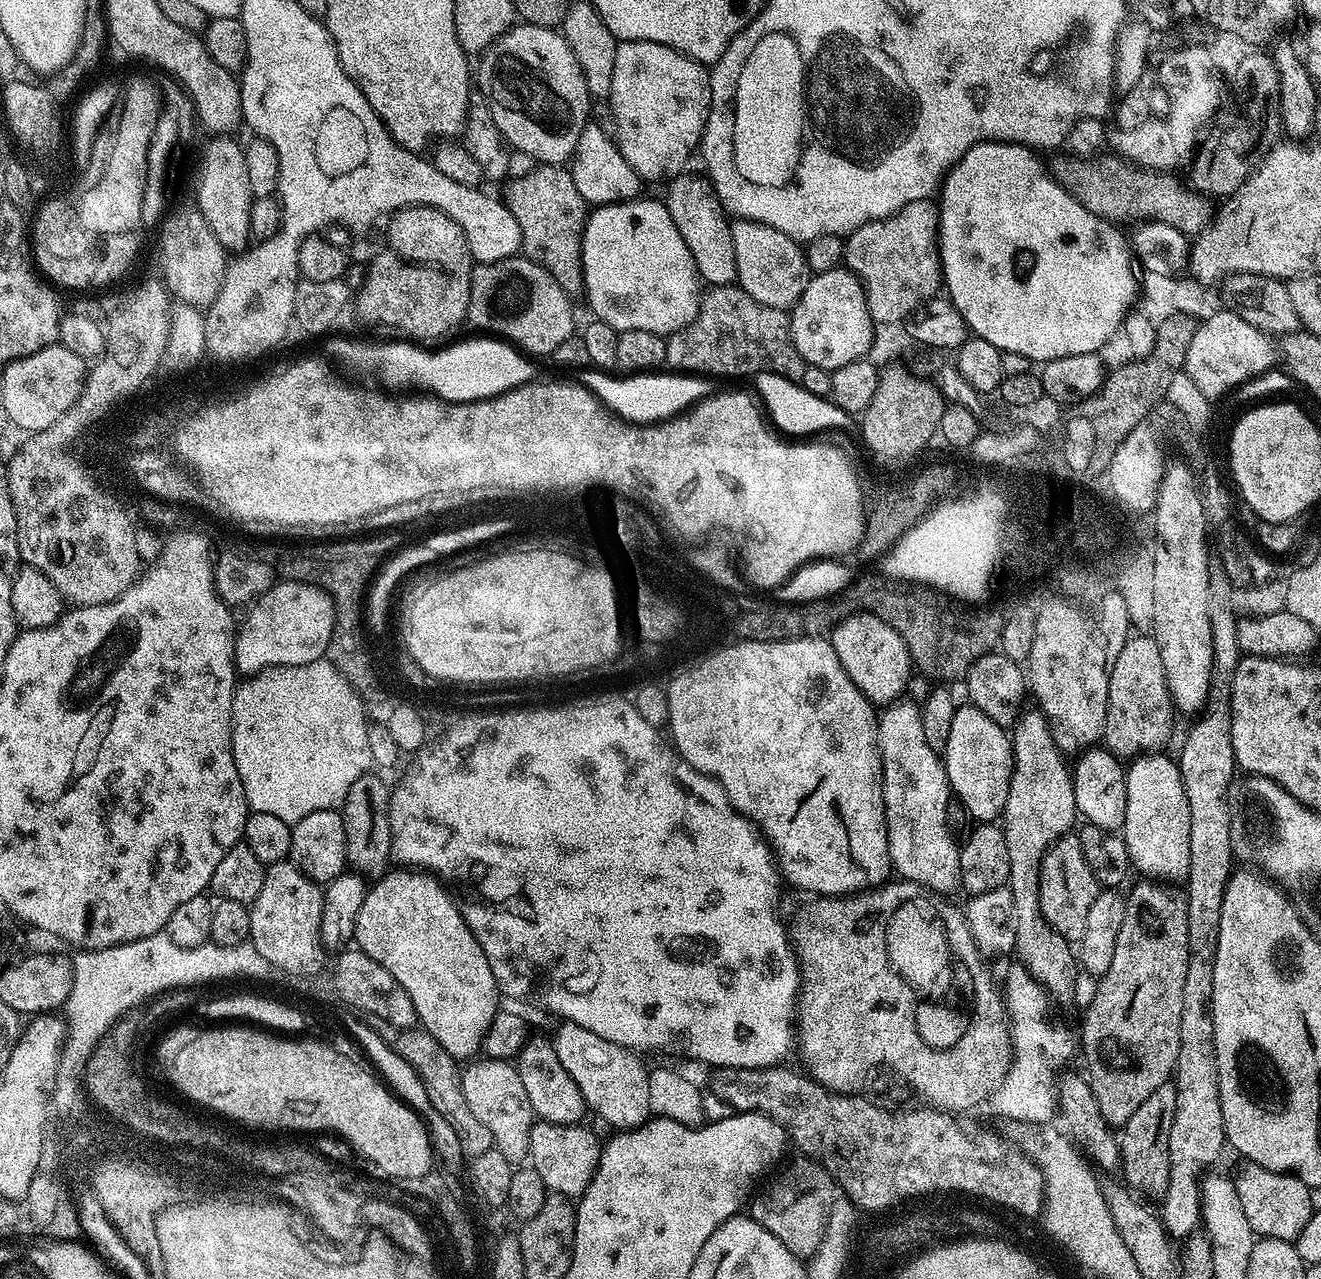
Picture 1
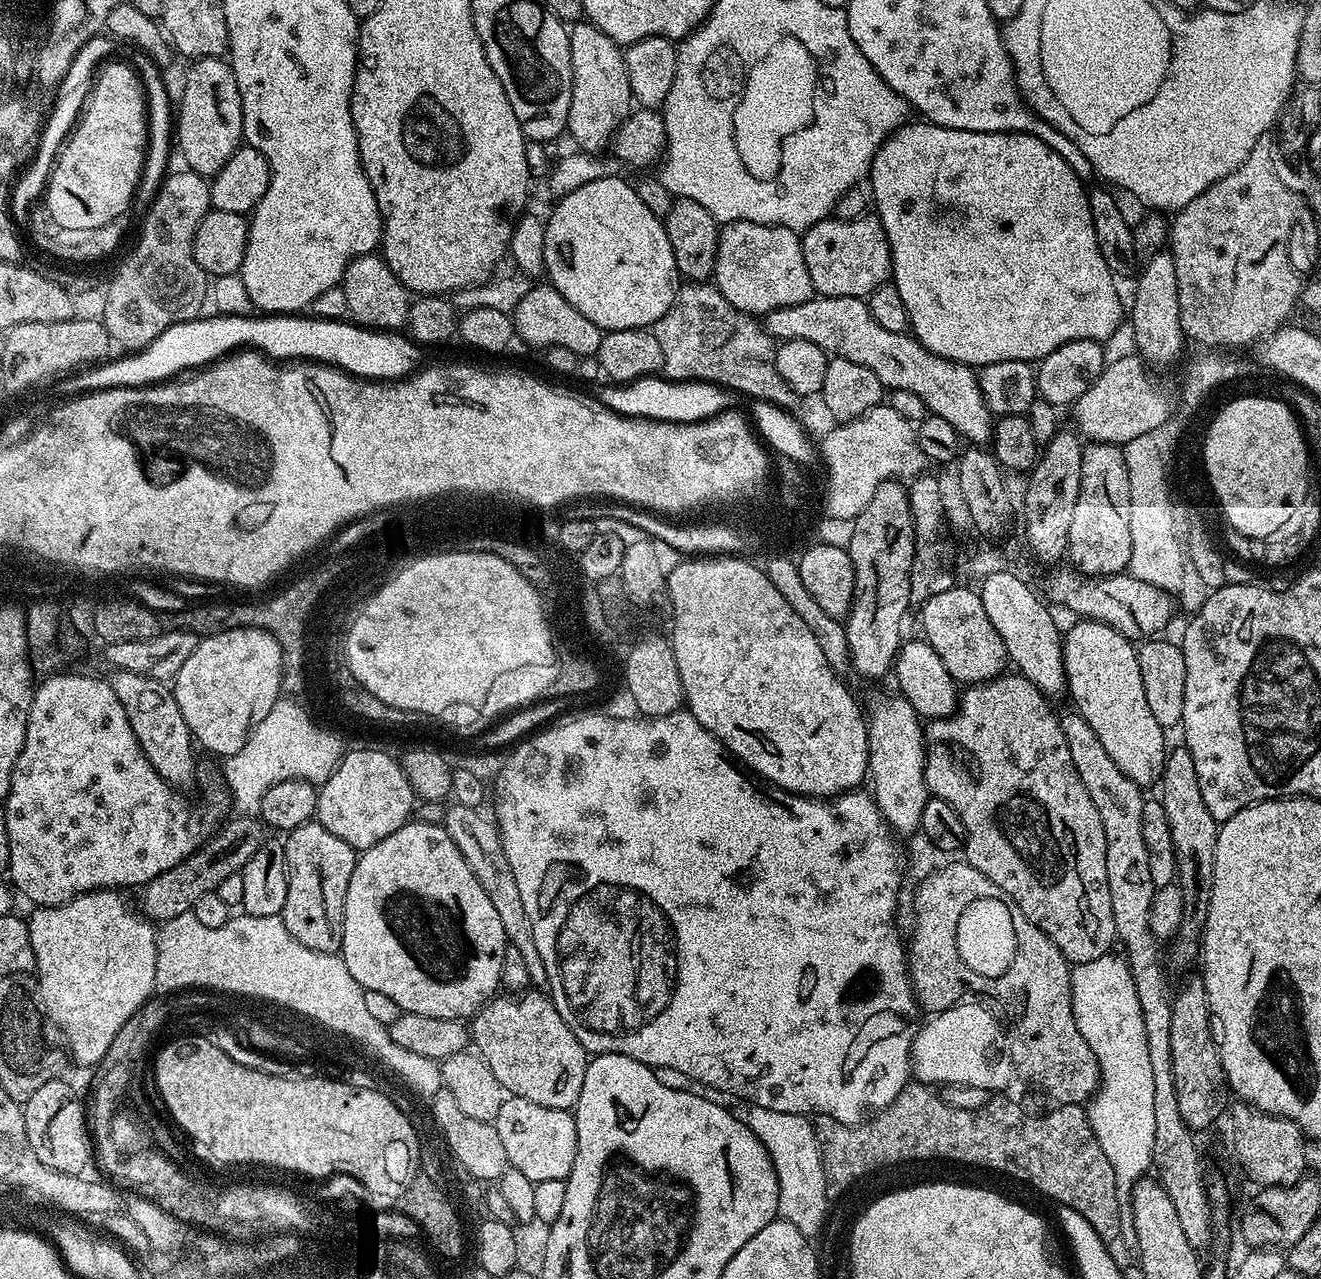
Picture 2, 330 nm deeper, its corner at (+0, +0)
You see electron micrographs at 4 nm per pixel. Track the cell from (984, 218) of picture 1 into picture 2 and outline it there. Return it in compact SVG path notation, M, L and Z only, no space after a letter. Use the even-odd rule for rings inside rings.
M908 122L897 128L876 152L876 157L872 159L870 183L872 186L874 212L875 215L880 217L882 226L886 230L888 245L892 251L892 275L890 280L891 283L898 286L898 294L902 294L902 302L906 302L908 327L911 335L916 337L916 341L922 346L926 346L926 350L930 350L947 360L973 366L983 366L985 364L993 364L994 362L1006 362L1007 360L1039 362L1046 354L1058 350L1058 346L1062 346L1066 342L1074 342L1075 340L1099 340L1104 342L1107 341L1107 336L1114 335L1116 327L1120 324L1120 296L1116 293L1116 283L1118 283L1118 280L1106 266L1106 258L1102 258L1102 250L1098 250L1098 238L1094 238L1094 222L1092 221L1092 207L1088 204L1088 192L1082 181L1074 174L1072 167L1057 152L1050 150L1050 146L1046 146L1046 142L1042 142L1037 136L1032 136L1028 132L967 132L957 128L943 128L931 122L912 123Z

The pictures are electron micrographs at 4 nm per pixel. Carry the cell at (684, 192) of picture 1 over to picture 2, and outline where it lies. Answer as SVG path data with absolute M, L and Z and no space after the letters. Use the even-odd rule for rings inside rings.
M733 220L725 223L720 230L720 241L716 251L716 271L714 286L739 312L747 312L757 318L769 312L798 306L802 302L813 299L814 289L810 282L810 274L806 270L806 258L802 254L801 237L782 226L759 224L745 220Z

